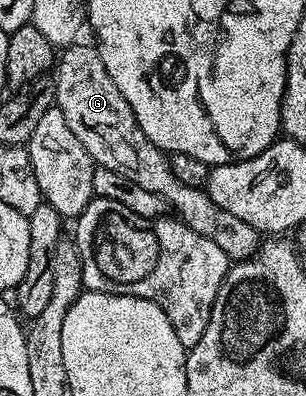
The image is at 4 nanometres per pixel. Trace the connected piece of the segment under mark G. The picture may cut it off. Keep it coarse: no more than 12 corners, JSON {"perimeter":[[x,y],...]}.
{"perimeter":[[94,45],[66,47],[55,105],[96,166],[153,192],[232,263],[259,231],[173,176]]}

